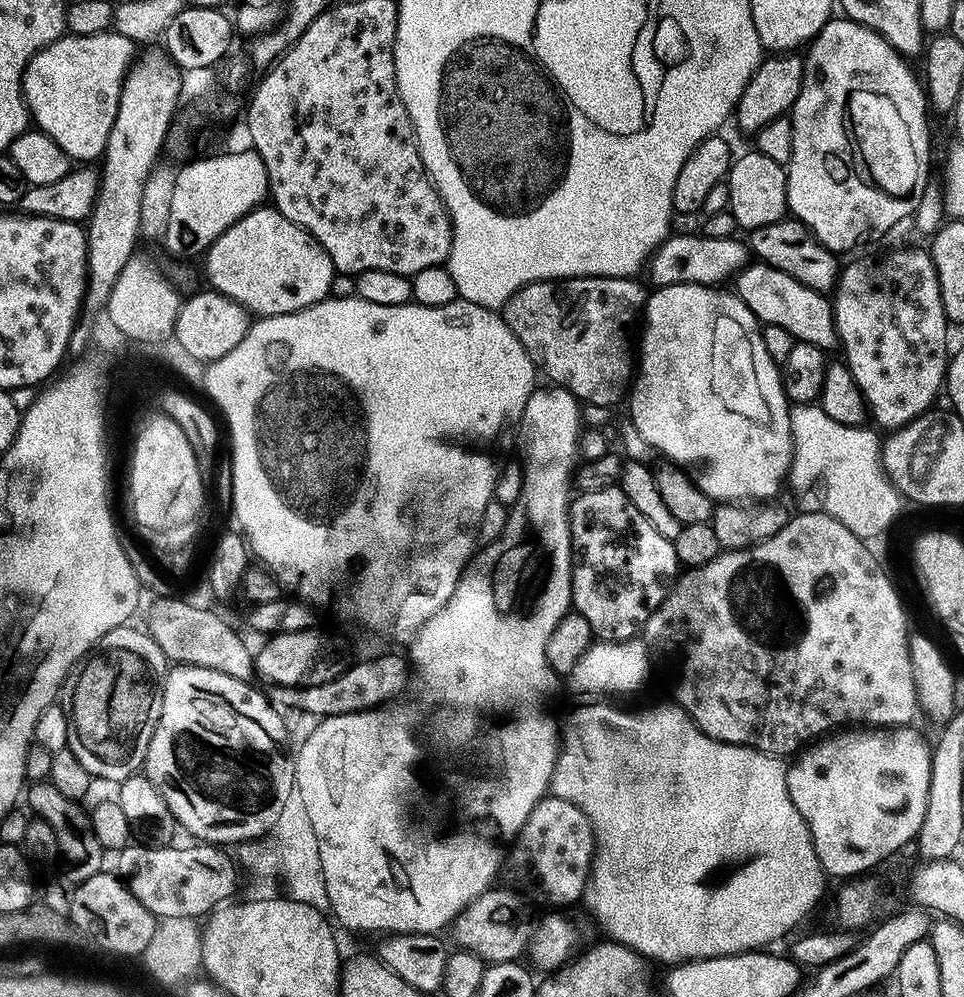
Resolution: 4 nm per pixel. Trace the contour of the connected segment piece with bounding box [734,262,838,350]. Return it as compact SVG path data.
M752 262L741 268L734 277L734 283L736 295L742 302L746 302L761 325L782 326L782 330L792 335L793 341L812 343L823 350L837 347L832 300L825 293L810 290L810 286L800 284L798 278L790 278L790 274L782 274L782 270L763 262Z

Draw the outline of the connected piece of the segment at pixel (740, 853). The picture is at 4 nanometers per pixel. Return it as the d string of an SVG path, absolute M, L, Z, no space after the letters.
M643 639L600 640L593 642L582 656L578 666L574 666L570 683L588 696L596 696L585 708L580 708L569 720L562 732L562 751L554 766L551 795L566 798L574 802L578 810L590 818L590 826L596 835L596 853L592 859L592 869L588 875L588 884L584 888L583 903L588 903L594 919L600 923L609 941L624 944L649 961L661 960L664 966L683 964L685 960L705 960L715 956L729 956L739 952L755 952L772 946L791 928L796 928L816 908L816 903L824 896L826 873L820 865L808 823L798 814L788 789L788 768L785 761L769 752L757 748L747 748L737 744L718 742L710 738L688 717L687 712L675 702L660 704L657 708L619 708L614 699L632 696L648 684L652 676L653 657Z

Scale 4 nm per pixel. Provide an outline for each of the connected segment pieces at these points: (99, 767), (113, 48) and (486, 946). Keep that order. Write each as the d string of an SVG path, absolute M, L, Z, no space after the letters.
M132 627L110 630L66 681L72 727L68 747L97 781L128 780L143 769L150 738L154 738L162 714L164 678L170 661L147 631Z
M115 30L89 36L65 34L53 44L40 49L25 66L22 87L31 123L39 131L46 133L67 154L69 161L96 162L103 157L108 135L114 126L120 87L124 85L124 75L132 67L137 52L137 45Z
M493 886L456 915L450 925L451 932L463 951L478 954L488 964L519 961L528 943L534 940L534 916L532 920L531 906L518 893Z

